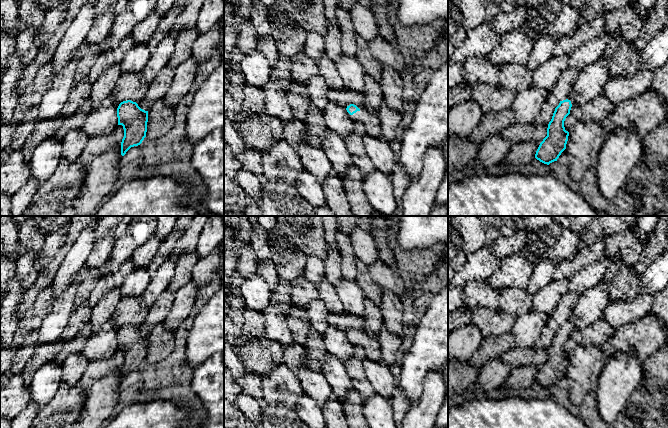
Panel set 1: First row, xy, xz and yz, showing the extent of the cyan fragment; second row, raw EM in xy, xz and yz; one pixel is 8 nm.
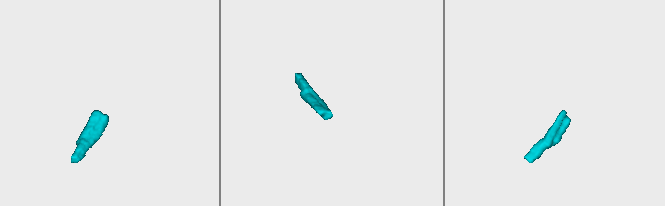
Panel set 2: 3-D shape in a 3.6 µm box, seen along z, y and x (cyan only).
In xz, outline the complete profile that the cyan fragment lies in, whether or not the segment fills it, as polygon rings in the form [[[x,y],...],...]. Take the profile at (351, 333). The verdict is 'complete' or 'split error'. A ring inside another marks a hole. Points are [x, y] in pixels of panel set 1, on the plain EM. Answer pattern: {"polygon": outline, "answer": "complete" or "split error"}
{"polygon": [[[354,328],[347,330],[346,334],[352,340],[354,346],[359,349],[359,353],[363,357],[378,363],[382,363],[381,349],[378,339],[372,338],[364,333],[360,334]]], "answer": "split error"}

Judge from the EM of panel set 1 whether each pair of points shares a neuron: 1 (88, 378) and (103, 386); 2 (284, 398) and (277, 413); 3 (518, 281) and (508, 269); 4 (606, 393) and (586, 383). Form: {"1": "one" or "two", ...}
{"1": "two", "2": "two", "3": "one", "4": "two"}

